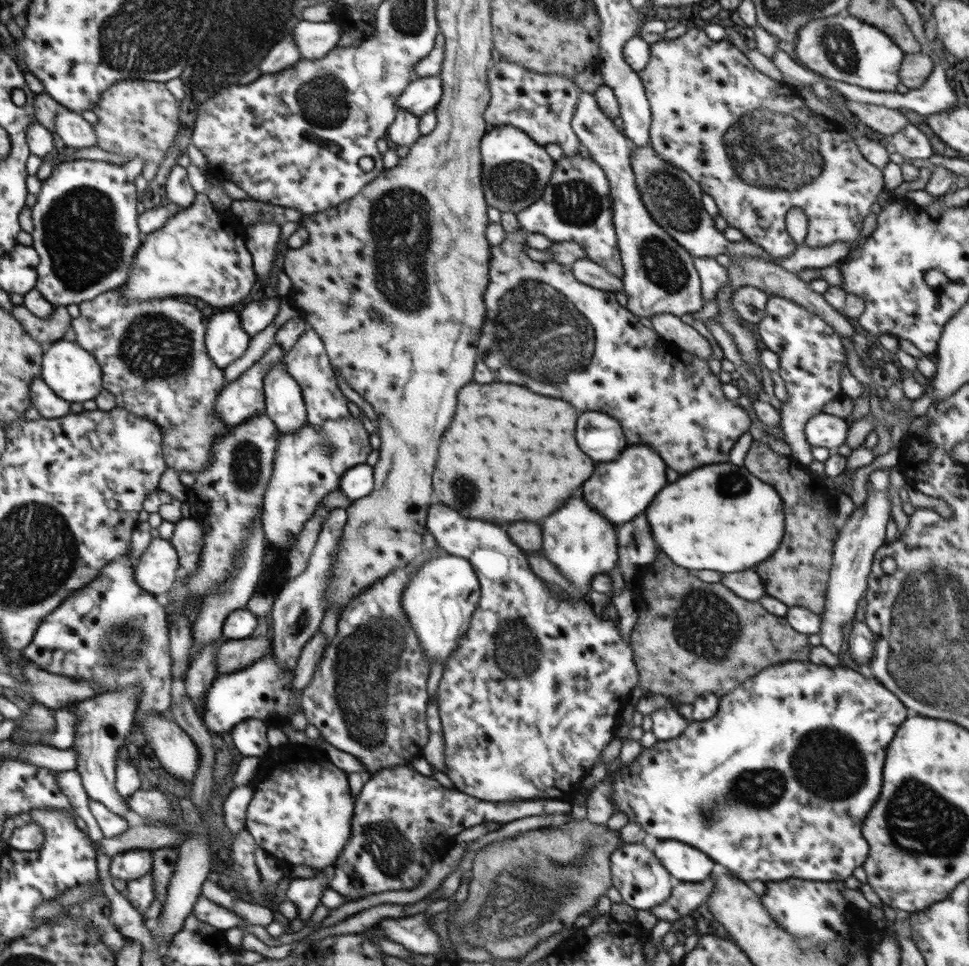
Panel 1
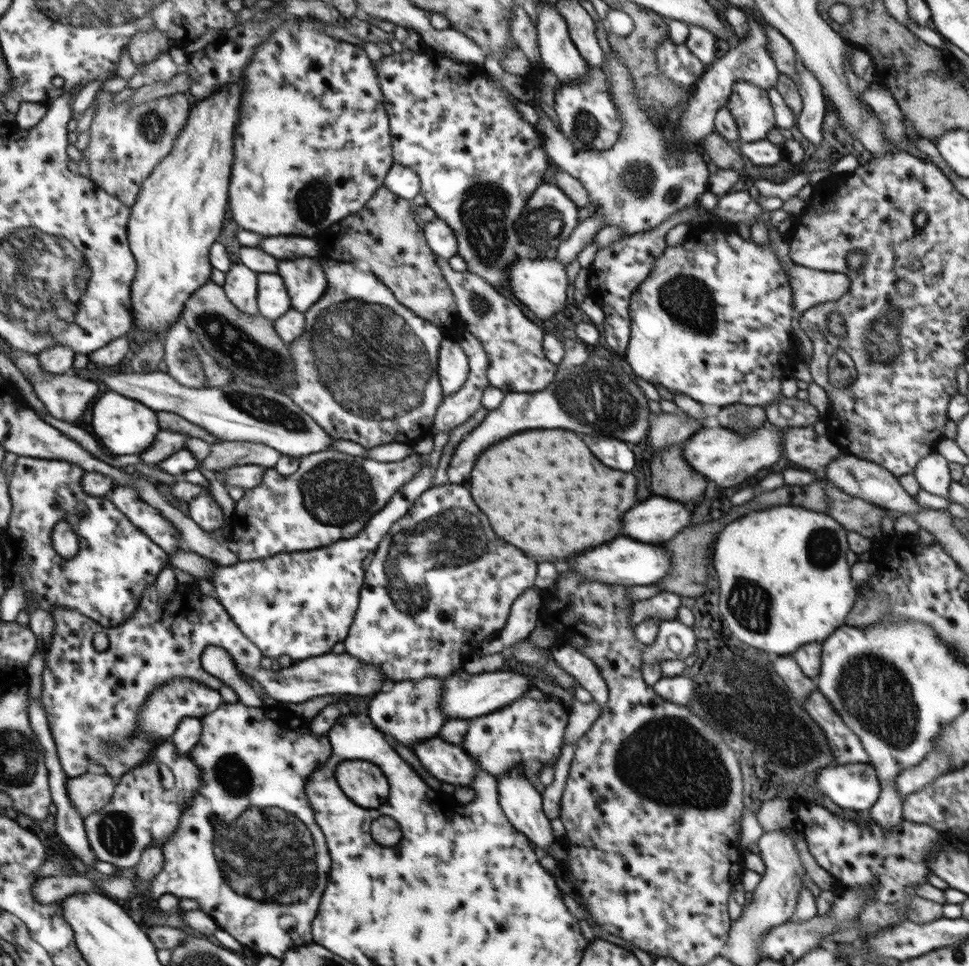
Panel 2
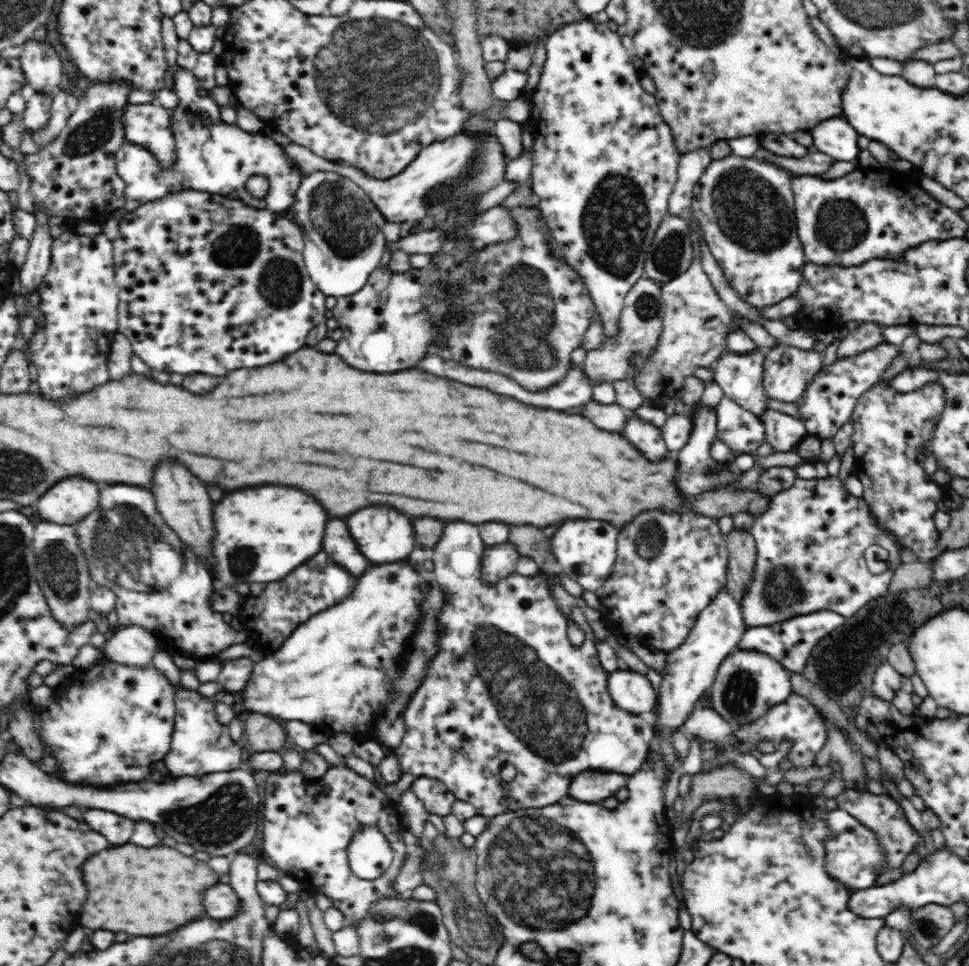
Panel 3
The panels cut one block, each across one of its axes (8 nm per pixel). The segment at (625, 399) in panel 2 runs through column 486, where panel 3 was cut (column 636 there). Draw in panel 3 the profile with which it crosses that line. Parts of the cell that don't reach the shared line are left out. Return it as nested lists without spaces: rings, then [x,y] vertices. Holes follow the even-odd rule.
[[[629,413],[624,430],[626,440],[634,444],[648,460],[660,460],[666,454],[670,454],[664,444],[661,430],[649,421],[641,420],[638,415]]]

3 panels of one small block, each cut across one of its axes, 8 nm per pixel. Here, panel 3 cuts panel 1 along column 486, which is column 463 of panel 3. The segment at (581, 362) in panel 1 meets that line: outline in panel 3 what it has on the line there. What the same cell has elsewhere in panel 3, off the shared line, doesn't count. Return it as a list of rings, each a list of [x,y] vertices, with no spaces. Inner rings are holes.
[[[527,205],[513,207],[510,209],[511,217],[518,227],[518,234],[507,240],[506,242],[499,242],[496,244],[485,245],[483,247],[477,247],[476,249],[471,250],[471,274],[476,274],[476,277],[479,274],[500,274],[500,306],[488,306],[484,304],[486,302],[486,296],[492,292],[484,290],[482,286],[478,286],[478,281],[475,282],[474,288],[470,288],[470,292],[467,290],[446,289],[442,283],[440,283],[440,269],[436,269],[436,265],[432,262],[424,268],[414,268],[406,270],[403,273],[397,273],[388,269],[387,265],[379,265],[376,267],[376,270],[370,273],[366,284],[356,292],[356,294],[351,294],[350,296],[344,296],[337,299],[336,305],[332,309],[333,318],[336,319],[338,323],[338,328],[342,331],[342,339],[337,342],[337,348],[335,349],[335,354],[339,355],[346,364],[358,368],[358,370],[364,370],[364,372],[378,372],[378,374],[384,374],[384,372],[396,372],[396,370],[406,370],[406,368],[416,368],[418,362],[421,362],[428,353],[429,347],[434,345],[438,347],[440,351],[446,351],[450,353],[450,360],[462,364],[462,366],[468,366],[468,368],[474,368],[474,370],[492,370],[492,372],[500,372],[508,378],[512,378],[514,382],[518,384],[536,384],[536,386],[522,386],[524,390],[530,390],[530,392],[538,392],[538,390],[544,391],[544,388],[549,388],[559,384],[561,381],[565,380],[568,370],[570,370],[571,364],[571,355],[574,350],[581,348],[581,343],[583,340],[583,334],[588,328],[588,324],[592,323],[601,323],[601,317],[596,312],[596,307],[592,302],[592,297],[584,284],[584,279],[570,266],[567,262],[562,263],[558,261],[552,253],[550,253],[550,245],[548,245],[548,239],[546,239],[546,232],[549,230],[547,222],[543,219],[543,214],[538,206],[528,207]],[[450,306],[457,306],[461,308],[461,315],[458,315],[458,320],[456,322],[449,322],[448,308]],[[484,312],[497,312],[500,316],[500,326],[492,326],[492,328],[484,328],[482,332],[480,330],[474,330],[474,326],[468,326],[474,322],[474,316],[476,314],[484,314]]]

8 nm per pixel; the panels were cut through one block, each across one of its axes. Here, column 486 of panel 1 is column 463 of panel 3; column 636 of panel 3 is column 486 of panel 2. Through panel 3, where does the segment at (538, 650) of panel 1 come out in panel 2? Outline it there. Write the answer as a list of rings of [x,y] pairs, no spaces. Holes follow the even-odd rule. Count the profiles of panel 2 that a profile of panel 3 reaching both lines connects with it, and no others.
[[[527,694],[490,715],[478,717],[469,725],[461,746],[487,773],[498,778],[521,764],[528,780],[536,784],[540,769],[548,763],[554,765],[561,755],[569,712],[570,707],[561,701],[552,701],[549,697],[545,701],[536,701]]]

